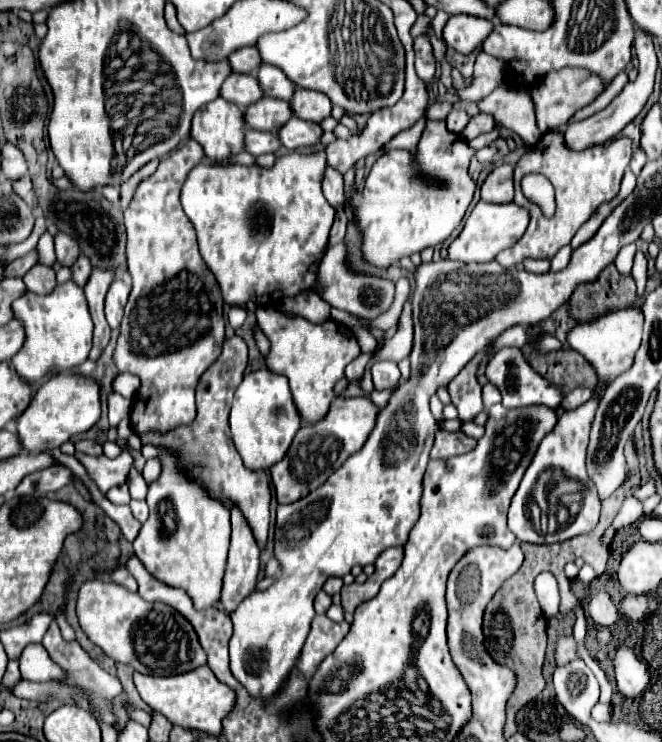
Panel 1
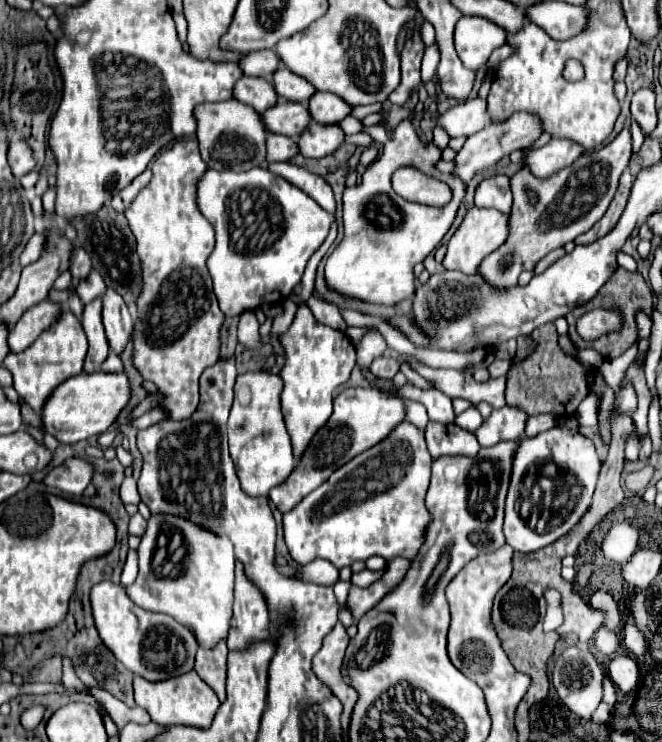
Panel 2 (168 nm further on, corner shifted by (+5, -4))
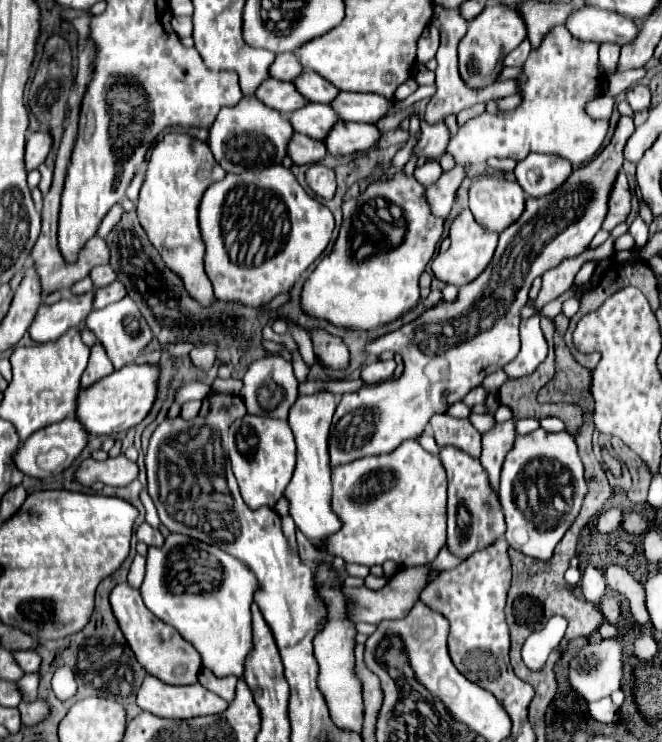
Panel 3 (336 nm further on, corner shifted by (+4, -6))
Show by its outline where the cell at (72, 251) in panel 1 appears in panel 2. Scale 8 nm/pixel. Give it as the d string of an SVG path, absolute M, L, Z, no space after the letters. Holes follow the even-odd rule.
M73 248L73 258L69 262L69 272L73 278L85 278L91 270L91 260L83 248Z

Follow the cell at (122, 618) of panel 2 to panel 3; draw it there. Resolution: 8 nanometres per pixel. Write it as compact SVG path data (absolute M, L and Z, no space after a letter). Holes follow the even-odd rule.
M128 582L118 584L110 594L110 604L114 608L114 616L120 624L120 630L124 632L128 646L134 650L138 662L156 678L160 678L166 684L196 684L198 674L202 668L202 660L196 652L196 648L186 642L174 628L158 620L144 604L138 588L132 588Z

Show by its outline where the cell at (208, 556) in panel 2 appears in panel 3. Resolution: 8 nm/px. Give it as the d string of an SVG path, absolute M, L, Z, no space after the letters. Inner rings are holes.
M170 534L166 538L166 544L162 548L150 548L148 560L146 560L146 580L140 586L142 598L146 608L158 616L162 622L176 628L202 656L202 662L208 670L214 672L214 676L236 676L244 678L244 664L246 658L252 652L252 612L250 606L254 602L254 592L258 590L258 582L254 580L254 574L250 568L246 568L240 560L234 560L234 556L228 556L220 548L190 540L182 534ZM178 546L194 546L198 550L206 550L208 554L216 556L222 564L222 580L220 584L206 594L172 594L166 576L168 576L168 556Z

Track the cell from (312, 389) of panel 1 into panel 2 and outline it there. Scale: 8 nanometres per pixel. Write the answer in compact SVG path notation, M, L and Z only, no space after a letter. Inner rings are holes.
M299 304L293 324L285 334L279 334L285 364L279 372L283 380L281 406L285 424L293 442L295 458L299 460L313 434L329 420L335 392L349 380L355 366L355 344L345 332L319 324L305 304Z

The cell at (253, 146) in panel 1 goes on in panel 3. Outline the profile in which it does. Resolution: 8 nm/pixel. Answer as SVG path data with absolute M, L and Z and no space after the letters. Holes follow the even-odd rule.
M294 134L288 144L288 156L294 164L316 164L326 156L326 144L322 140L314 140L310 136Z

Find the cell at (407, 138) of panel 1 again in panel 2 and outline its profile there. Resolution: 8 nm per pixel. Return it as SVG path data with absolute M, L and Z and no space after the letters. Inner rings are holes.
M405 166L396 170L392 176L394 191L409 202L421 202L431 206L447 206L453 198L451 188L413 166Z

